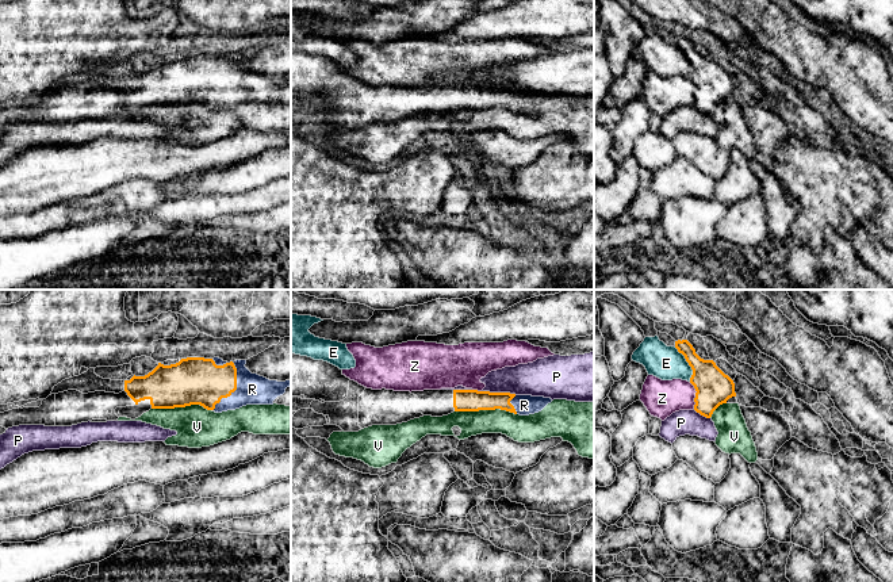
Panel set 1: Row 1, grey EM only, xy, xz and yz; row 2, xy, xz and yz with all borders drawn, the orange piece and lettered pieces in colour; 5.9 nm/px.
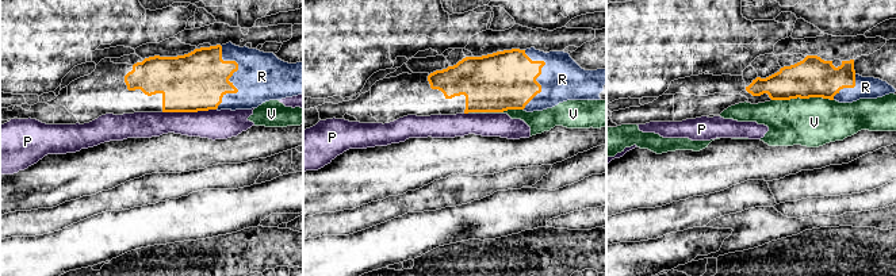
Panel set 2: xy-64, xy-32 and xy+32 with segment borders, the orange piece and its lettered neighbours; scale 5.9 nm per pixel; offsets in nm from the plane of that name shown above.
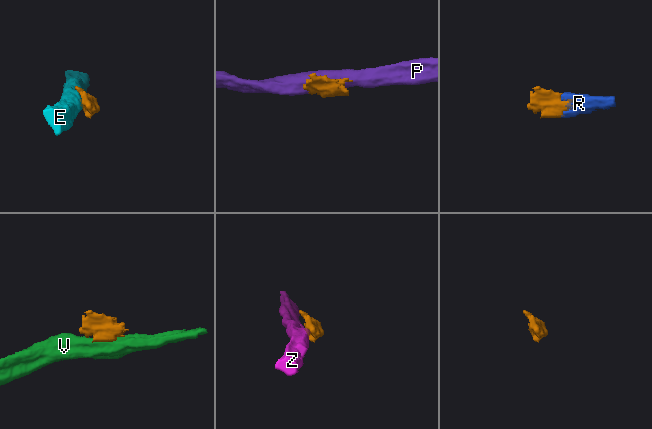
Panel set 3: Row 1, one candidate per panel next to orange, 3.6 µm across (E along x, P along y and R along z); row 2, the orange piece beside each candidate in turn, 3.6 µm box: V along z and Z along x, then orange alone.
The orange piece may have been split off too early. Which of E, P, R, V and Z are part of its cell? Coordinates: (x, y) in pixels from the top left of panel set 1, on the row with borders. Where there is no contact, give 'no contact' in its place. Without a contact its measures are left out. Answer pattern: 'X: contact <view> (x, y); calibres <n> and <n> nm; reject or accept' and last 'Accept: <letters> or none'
E: contact yz (689, 364); calibres 220 and 200 nm; reject
P: contact xz (499, 393); calibres 130 and 200 nm; reject
R: contact xy (236, 389); calibres 280 and 190 nm; accept
V: contact xz (486, 409); calibres 130 and 160 nm; reject
Z: contact yz (696, 395); calibres 220 and 220 nm; reject
Accept: R

